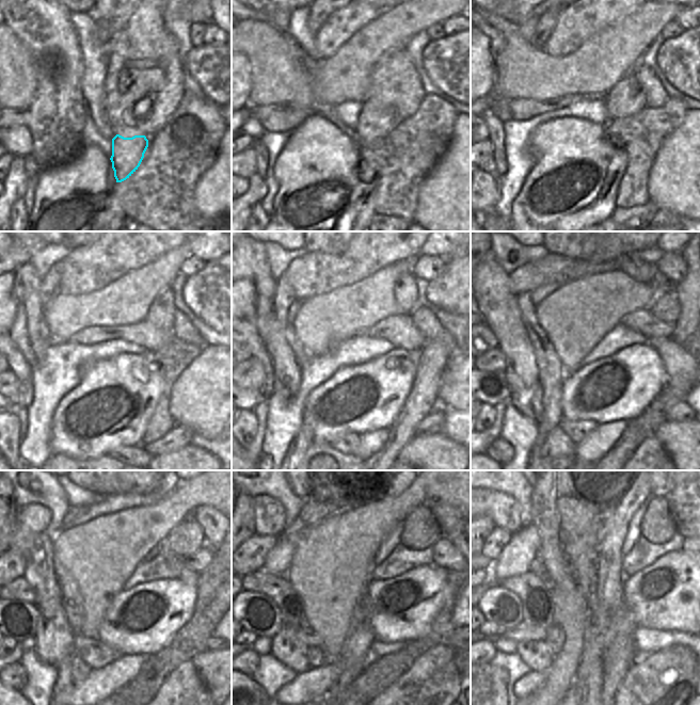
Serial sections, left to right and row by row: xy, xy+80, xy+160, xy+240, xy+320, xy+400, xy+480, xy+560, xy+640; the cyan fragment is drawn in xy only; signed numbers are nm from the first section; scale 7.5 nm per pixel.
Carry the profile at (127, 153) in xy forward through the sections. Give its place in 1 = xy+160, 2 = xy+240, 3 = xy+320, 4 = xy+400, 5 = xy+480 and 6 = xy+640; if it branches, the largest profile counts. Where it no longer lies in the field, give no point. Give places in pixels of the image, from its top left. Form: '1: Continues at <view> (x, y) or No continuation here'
1: Continues at xy+160 (625, 99)
2: Continues at xy+240 (160, 314)
3: Continues at xy+320 (404, 292)
4: Continues at xy+400 (641, 266)
5: Continues at xy+480 (105, 492)
6: No continuation here.

